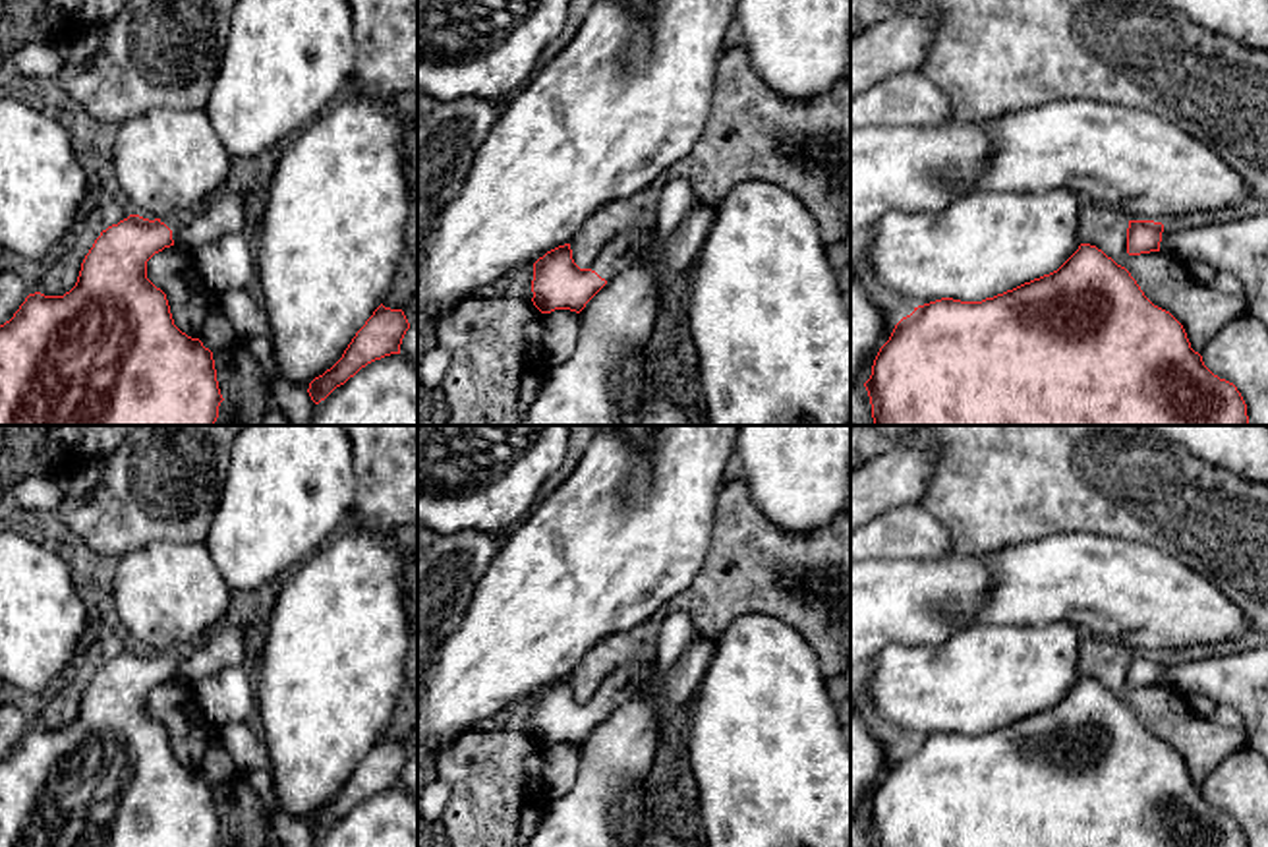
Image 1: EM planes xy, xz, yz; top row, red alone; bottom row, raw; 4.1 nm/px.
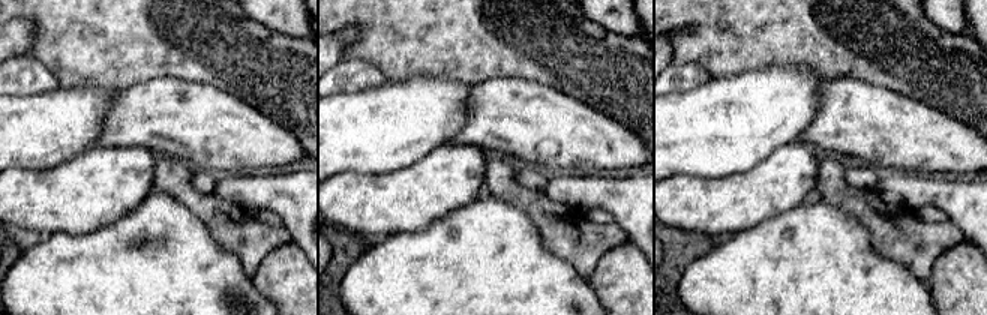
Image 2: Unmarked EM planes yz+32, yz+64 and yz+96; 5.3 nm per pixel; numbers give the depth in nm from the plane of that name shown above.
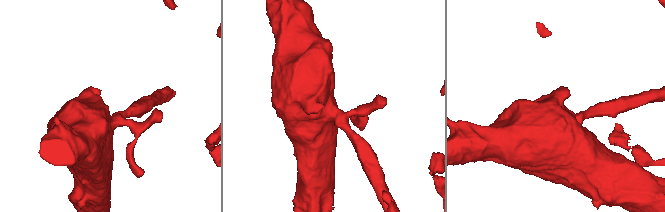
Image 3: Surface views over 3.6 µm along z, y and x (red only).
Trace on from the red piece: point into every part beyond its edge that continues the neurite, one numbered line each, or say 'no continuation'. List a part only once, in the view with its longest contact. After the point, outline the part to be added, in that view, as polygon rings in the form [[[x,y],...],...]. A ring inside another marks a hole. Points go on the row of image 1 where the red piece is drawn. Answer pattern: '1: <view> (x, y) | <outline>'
1: xy (176, 223) | [[[182,215],[182,217],[172,217],[172,219],[160,219],[160,222],[164,222],[170,230],[172,230],[172,240],[176,244],[186,220],[189,215]]]

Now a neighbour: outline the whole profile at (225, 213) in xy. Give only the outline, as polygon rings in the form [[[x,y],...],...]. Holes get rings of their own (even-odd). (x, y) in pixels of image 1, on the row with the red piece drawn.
[[[224,188],[187,217],[174,246],[193,253],[226,234],[247,234],[247,220],[242,193]]]

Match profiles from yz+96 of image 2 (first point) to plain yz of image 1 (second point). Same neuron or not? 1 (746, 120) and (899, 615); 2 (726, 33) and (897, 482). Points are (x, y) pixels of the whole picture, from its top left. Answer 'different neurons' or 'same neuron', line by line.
1: same neuron
2: different neurons

